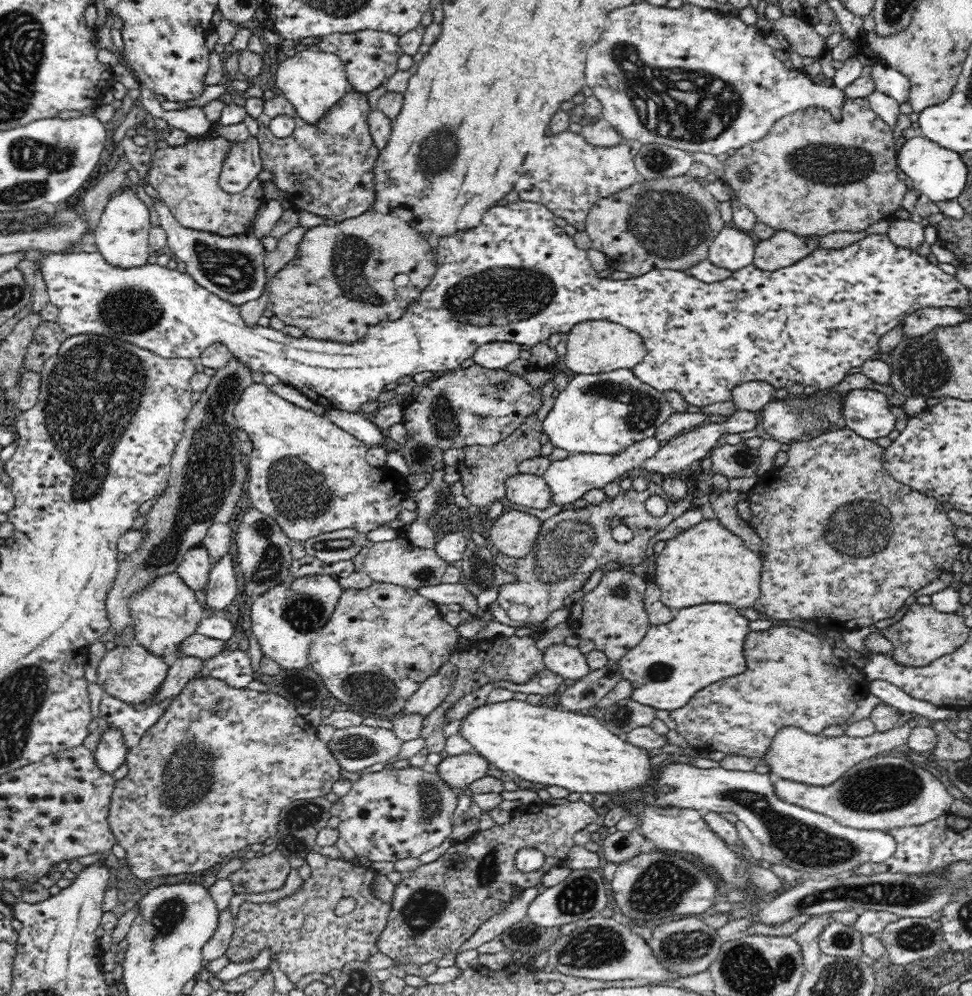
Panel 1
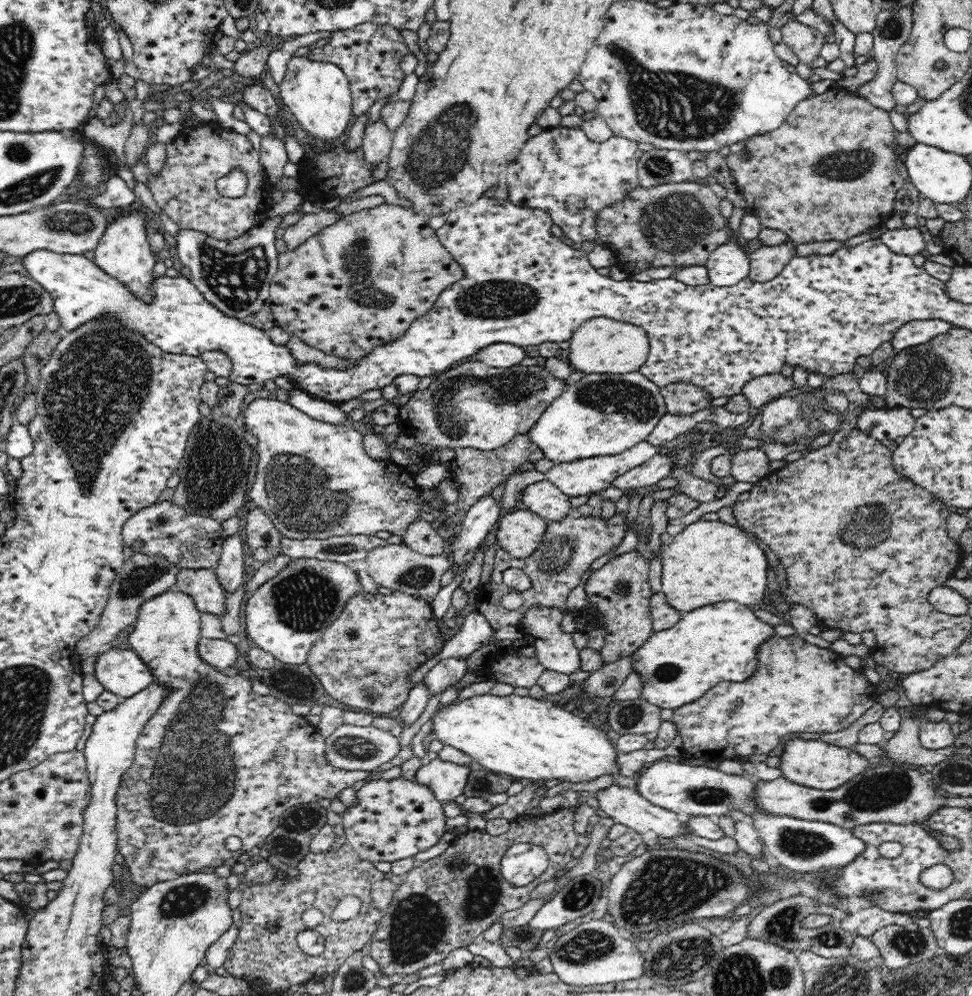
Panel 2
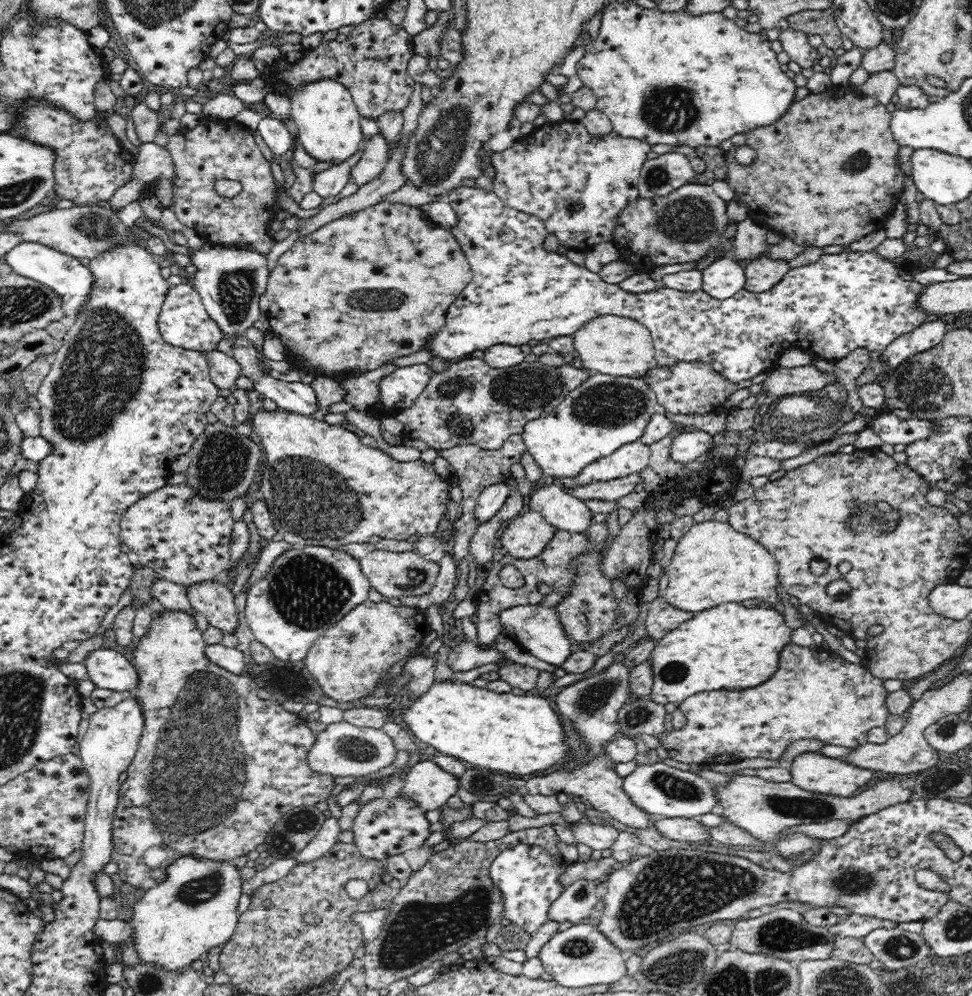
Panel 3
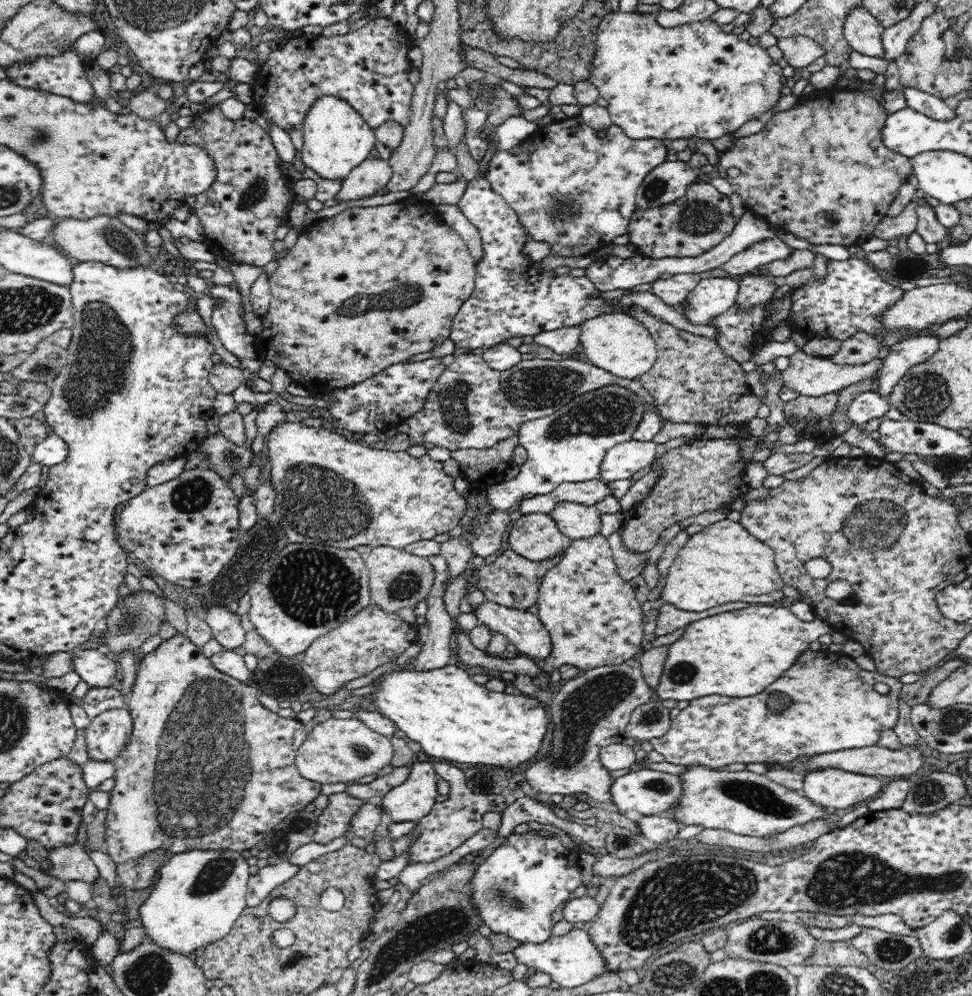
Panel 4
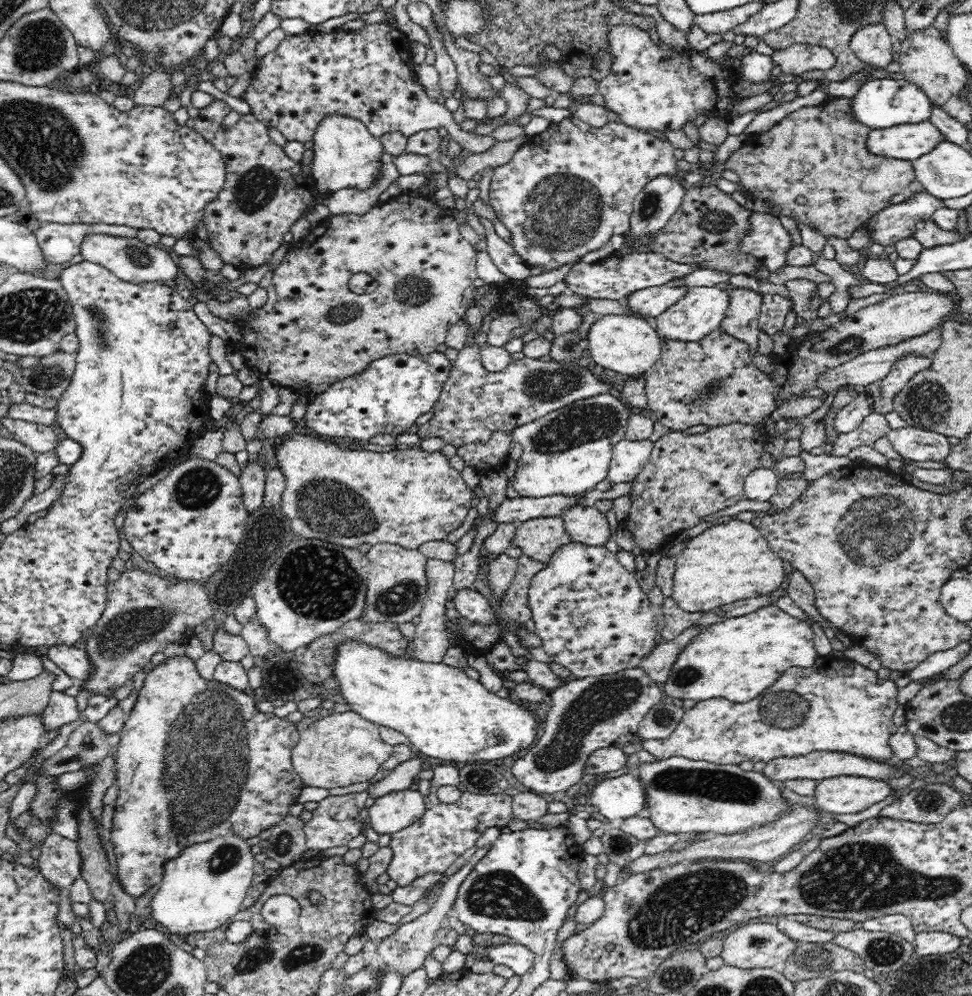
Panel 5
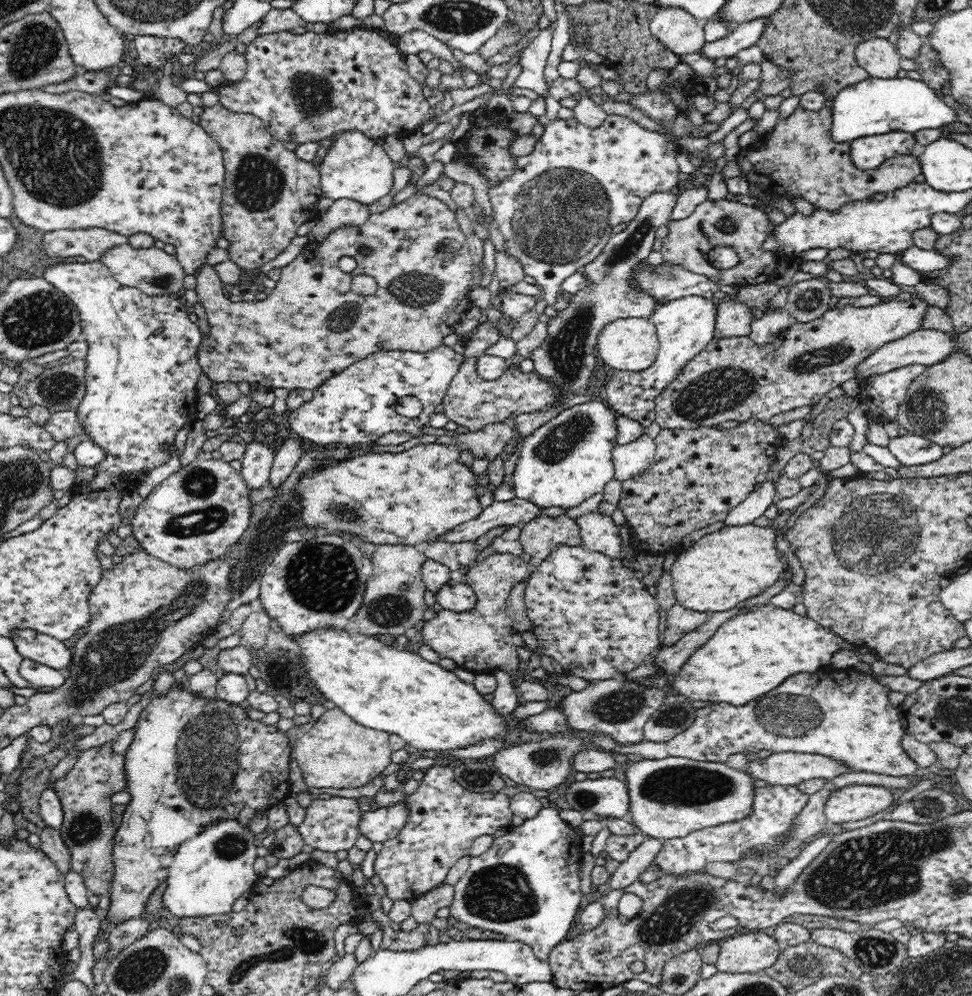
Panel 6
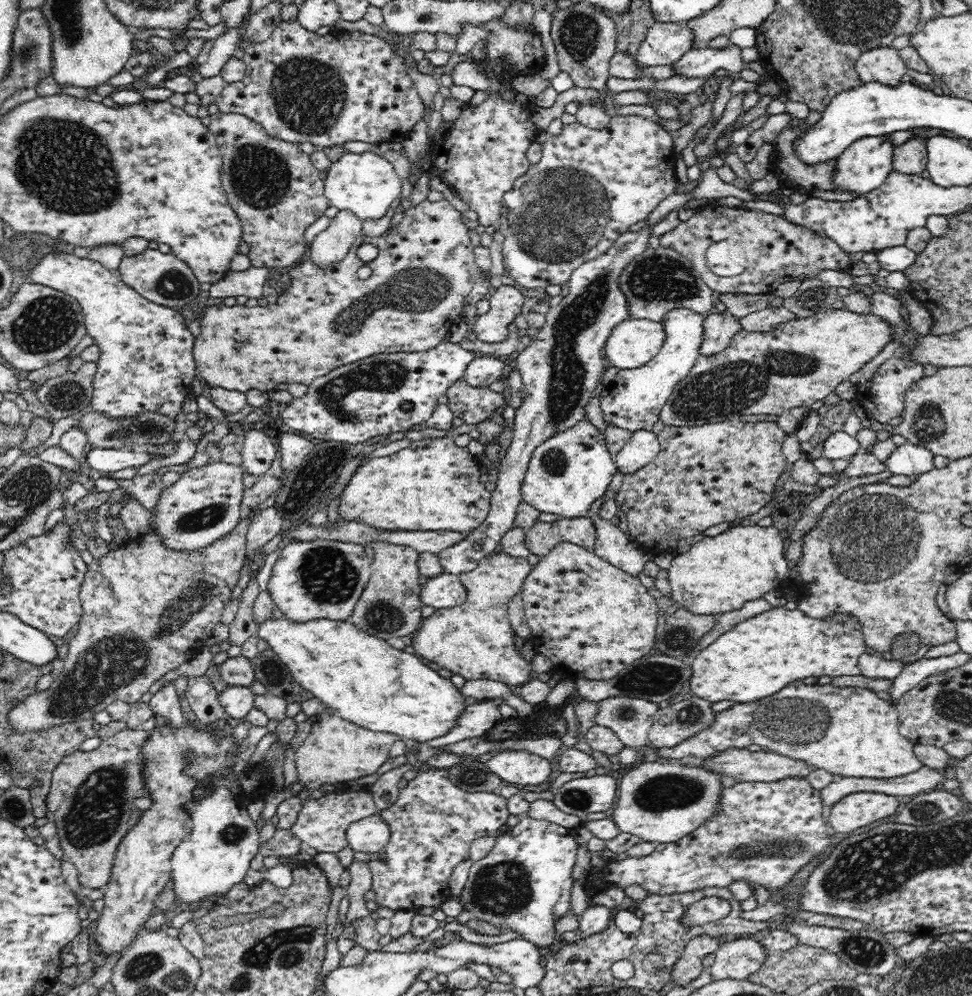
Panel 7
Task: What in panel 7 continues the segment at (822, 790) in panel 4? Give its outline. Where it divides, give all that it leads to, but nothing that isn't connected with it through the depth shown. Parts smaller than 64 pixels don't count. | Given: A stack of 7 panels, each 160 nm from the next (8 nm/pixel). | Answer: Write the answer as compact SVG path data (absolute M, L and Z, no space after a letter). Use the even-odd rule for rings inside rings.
M877 792L852 793L828 810L828 823L835 832L846 834L876 820L892 816L900 798Z

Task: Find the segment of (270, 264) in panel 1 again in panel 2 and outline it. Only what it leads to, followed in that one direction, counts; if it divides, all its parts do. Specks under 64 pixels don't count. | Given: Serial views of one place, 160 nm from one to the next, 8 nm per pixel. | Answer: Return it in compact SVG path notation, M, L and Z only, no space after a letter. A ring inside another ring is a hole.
M323 209L317 213L303 213L296 223L289 224L284 228L283 239L289 250L294 250L296 246L304 244L314 234L320 230L338 222L344 214L339 210Z

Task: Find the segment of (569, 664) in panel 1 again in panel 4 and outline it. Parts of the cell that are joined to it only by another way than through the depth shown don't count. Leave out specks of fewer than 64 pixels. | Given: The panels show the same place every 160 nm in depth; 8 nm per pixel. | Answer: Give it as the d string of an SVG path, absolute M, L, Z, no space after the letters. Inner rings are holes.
M482 602L472 610L479 624L508 637L526 657L545 659L552 652L548 630L539 617L524 610L514 610L494 602Z

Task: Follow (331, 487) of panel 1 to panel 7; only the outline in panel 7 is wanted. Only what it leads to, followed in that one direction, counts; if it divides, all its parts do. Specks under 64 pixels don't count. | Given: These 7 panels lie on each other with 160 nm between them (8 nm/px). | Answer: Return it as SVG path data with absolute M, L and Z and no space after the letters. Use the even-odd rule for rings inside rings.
M439 437L423 439L418 441L411 441L407 448L403 448L390 456L378 457L371 459L363 466L358 467L358 470L352 476L350 484L344 488L342 496L342 503L340 504L339 515L342 515L346 520L355 520L356 522L364 522L370 524L370 526L376 527L376 529L394 531L394 530L408 530L408 531L444 531L450 530L452 532L460 532L461 534L469 534L472 530L475 530L477 526L480 526L484 519L489 514L490 496L491 492L485 488L485 484L480 482L481 468L479 463L475 460L475 455L471 454L468 447L460 447L454 443L454 437Z

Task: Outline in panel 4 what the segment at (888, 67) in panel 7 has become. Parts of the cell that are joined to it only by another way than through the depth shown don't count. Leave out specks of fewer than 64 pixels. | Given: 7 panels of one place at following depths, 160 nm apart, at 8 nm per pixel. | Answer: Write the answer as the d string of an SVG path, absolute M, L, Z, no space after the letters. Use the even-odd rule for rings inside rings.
M856 8L848 14L844 24L844 37L852 51L882 59L886 56L882 42L885 27L868 9Z

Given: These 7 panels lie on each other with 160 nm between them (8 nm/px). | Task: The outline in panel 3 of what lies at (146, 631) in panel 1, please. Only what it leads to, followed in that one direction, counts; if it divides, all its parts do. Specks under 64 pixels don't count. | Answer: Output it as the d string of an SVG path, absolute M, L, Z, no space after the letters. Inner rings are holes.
M167 611L162 618L157 619L156 616L153 620L152 626L150 626L150 630L146 636L143 636L141 639L137 641L138 646L134 648L132 652L132 656L134 656L134 666L136 669L138 686L137 688L131 693L131 696L140 703L140 709L142 709L142 717L144 717L144 726L142 730L142 734L139 740L139 746L136 752L136 755L133 756L132 762L126 768L126 780L123 784L119 784L118 788L118 802L116 806L116 810L114 810L114 814L112 816L112 852L110 854L110 860L112 863L116 863L119 866L119 876L122 882L127 882L132 886L143 888L146 891L148 889L152 889L155 886L158 886L160 882L164 882L164 878L166 875L166 868L170 866L175 860L178 858L182 858L182 856L192 856L194 858L212 858L216 860L234 860L238 858L238 856L244 856L244 854L248 854L252 852L252 850L256 850L256 846L258 844L262 844L266 842L267 834L271 830L272 826L276 824L281 817L283 817L289 810L296 809L303 806L312 806L315 805L317 802L325 801L328 797L330 797L330 791L334 788L334 777L326 776L324 774L318 774L310 767L308 767L308 763L306 762L306 755L312 749L316 737L310 728L306 724L306 721L300 717L296 713L290 713L286 711L284 707L282 707L281 703L274 703L274 701L270 698L268 700L263 700L258 697L258 690L257 684L245 674L237 675L227 670L224 670L221 666L210 662L210 659L205 655L205 646L206 643L204 642L204 637L202 631L196 627L196 623L194 623L194 618L189 616L186 612L177 612L174 611Z

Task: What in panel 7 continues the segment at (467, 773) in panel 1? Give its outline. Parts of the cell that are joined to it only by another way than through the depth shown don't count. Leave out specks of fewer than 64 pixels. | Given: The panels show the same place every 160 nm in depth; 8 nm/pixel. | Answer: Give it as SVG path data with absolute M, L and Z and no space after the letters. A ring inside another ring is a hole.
M378 814L353 822L346 830L346 841L355 853L370 855L380 852L389 838L388 824Z

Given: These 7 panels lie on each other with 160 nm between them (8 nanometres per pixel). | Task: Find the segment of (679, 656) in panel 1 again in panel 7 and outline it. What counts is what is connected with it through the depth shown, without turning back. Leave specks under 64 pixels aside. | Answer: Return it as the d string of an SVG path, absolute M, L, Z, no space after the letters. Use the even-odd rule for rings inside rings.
M772 608L756 618L740 622L691 657L693 675L689 691L710 703L720 700L749 703L776 694L790 682L808 676L858 676L859 656L869 651L862 629L856 617L844 613L816 620L797 609Z

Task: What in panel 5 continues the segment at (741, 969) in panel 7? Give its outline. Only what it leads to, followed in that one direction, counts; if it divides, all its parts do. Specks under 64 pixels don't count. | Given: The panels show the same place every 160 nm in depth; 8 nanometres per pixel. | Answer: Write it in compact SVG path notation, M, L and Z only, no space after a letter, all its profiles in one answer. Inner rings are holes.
M747 923L729 932L722 940L724 950L721 957L724 963L742 970L779 968L786 963L798 946L786 933L782 933L777 925L771 923Z

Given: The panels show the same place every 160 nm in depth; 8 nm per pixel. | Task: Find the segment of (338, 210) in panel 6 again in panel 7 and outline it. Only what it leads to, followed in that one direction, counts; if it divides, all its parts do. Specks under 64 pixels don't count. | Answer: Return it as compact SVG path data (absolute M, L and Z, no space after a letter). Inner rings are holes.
M339 210L330 225L309 243L310 258L321 270L328 270L342 262L356 237L360 235L362 221L350 211Z

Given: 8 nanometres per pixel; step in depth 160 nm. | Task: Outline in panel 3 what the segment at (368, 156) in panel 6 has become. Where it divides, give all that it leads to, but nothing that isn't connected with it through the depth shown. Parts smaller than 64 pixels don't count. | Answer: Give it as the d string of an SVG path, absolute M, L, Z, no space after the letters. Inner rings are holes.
M320 79L318 82L305 84L291 98L291 118L298 127L299 142L304 147L304 151L316 162L328 162L331 163L330 166L346 162L358 152L360 144L365 142L361 117L350 91L332 79Z

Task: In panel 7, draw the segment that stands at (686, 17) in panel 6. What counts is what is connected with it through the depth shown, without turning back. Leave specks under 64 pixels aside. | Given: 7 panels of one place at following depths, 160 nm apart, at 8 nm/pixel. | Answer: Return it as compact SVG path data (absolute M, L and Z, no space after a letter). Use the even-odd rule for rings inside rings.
M655 22L633 58L641 69L672 66L691 50L692 40L686 24Z

